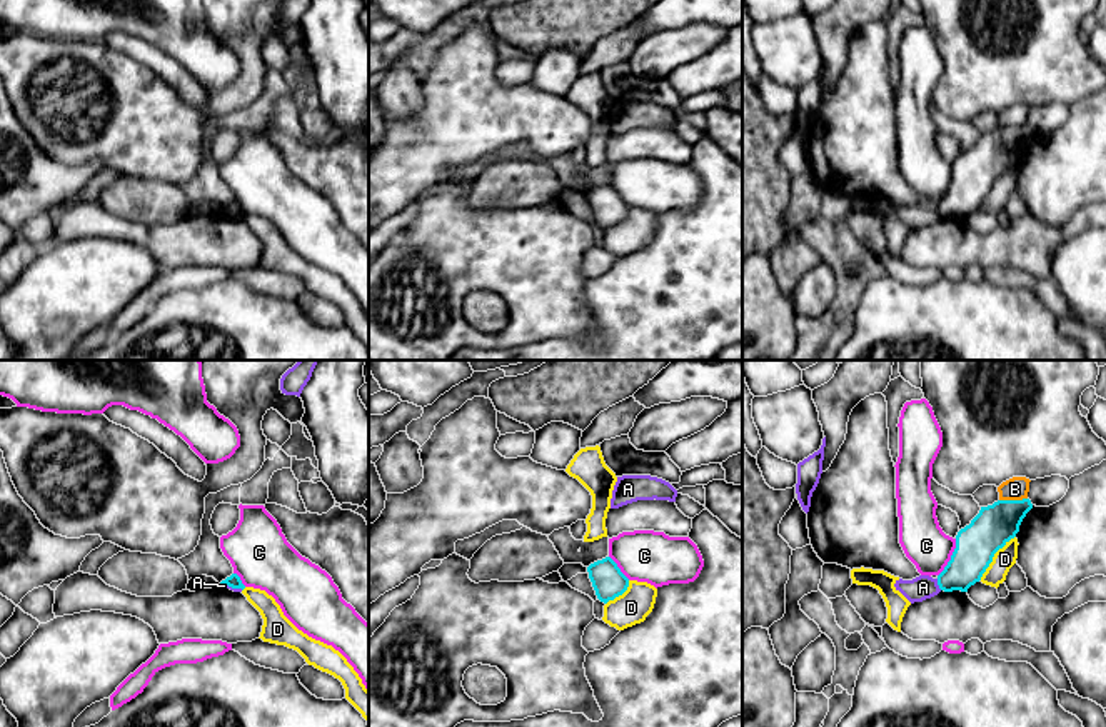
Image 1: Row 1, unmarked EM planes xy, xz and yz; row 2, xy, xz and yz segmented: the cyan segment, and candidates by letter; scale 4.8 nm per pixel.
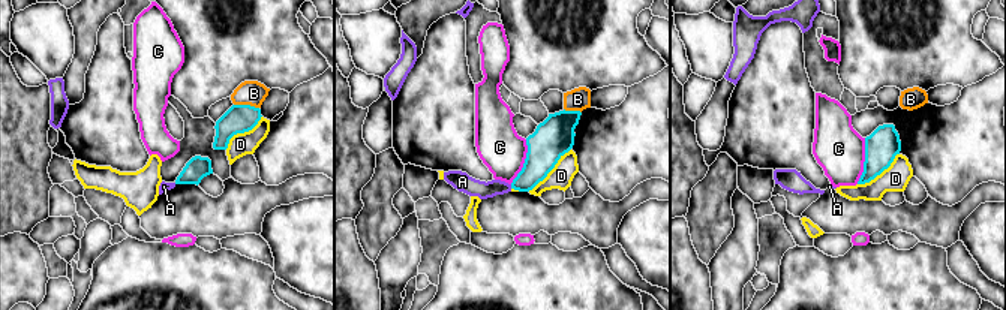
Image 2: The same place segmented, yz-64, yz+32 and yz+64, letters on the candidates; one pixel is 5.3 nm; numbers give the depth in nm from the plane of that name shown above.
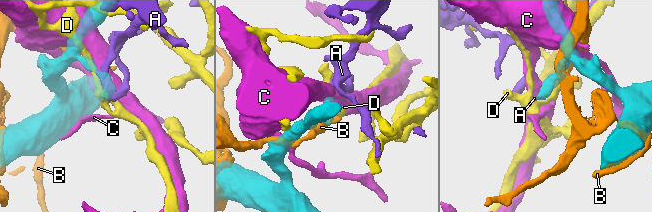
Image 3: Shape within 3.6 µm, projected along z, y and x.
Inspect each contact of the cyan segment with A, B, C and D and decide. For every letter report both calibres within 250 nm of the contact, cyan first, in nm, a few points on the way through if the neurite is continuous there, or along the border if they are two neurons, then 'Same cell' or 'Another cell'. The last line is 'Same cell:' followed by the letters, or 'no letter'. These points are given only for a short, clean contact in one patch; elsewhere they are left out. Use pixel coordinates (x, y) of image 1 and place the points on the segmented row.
A: Thickness 190 nm (cyan) against 120 nm. Boundary: yz (936, 579), (941, 589). Another cell
B: Thickness 200 nm (cyan) against 110 nm. Another cell
C: Thickness 200 nm (cyan) against 220 nm. Another cell
D: Thickness 200 nm (cyan) against 100 nm. Another cell
Same cell: no letter

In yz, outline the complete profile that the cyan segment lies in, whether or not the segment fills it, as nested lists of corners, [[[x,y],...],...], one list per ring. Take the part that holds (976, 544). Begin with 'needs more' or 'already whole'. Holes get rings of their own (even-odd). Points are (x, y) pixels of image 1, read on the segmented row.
already whole; [[[1029,499],[998,500],[981,507],[971,524],[958,532],[951,560],[938,575],[939,589],[968,592],[979,582],[994,554],[1016,537],[1031,509]]]

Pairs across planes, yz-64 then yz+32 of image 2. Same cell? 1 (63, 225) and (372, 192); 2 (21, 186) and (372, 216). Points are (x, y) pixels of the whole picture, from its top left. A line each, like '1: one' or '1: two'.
1: one
2: two

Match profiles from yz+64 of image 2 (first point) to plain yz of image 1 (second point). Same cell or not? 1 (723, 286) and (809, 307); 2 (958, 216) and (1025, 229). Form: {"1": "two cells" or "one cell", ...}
{"1": "one cell", "2": "one cell"}

